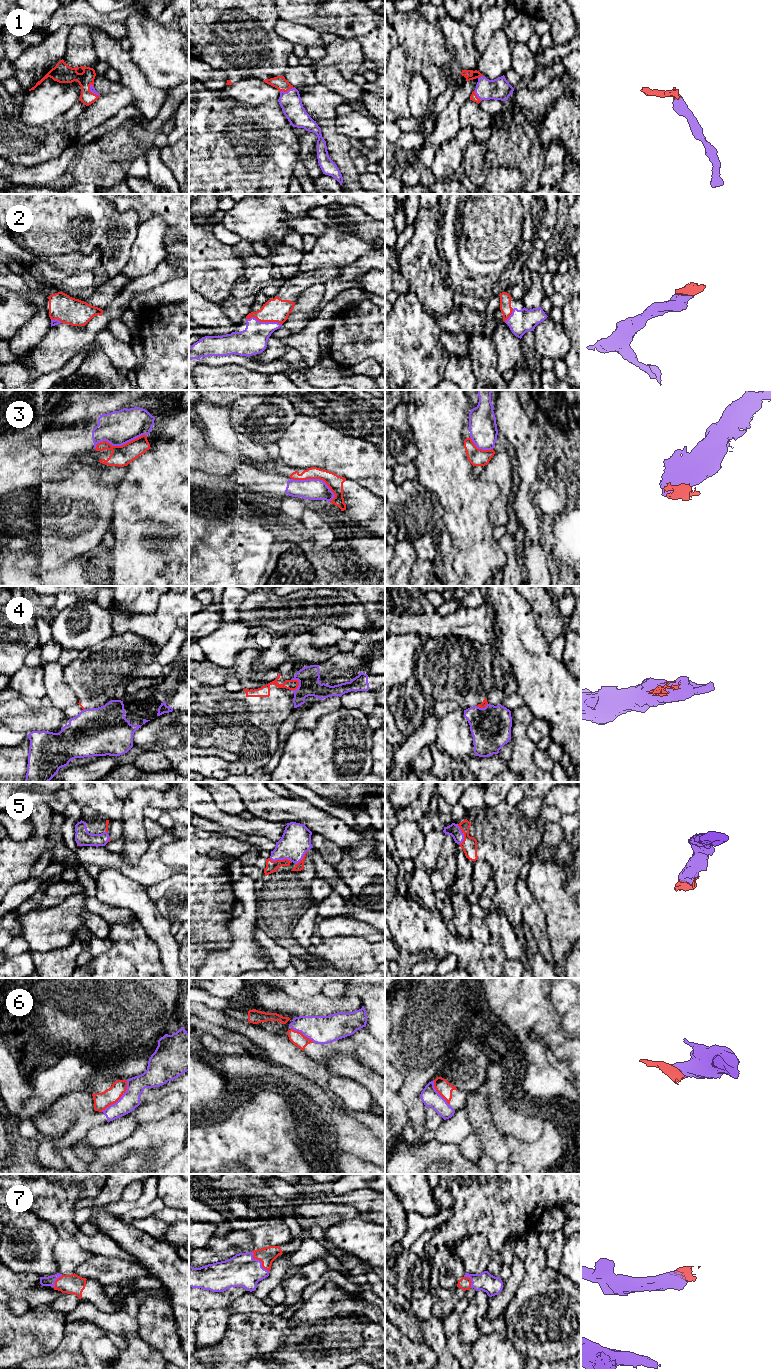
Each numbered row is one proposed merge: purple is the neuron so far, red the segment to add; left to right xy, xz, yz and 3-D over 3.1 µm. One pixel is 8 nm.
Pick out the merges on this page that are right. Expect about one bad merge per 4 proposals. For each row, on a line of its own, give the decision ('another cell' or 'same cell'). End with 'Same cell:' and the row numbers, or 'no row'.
1: same cell
2: same cell
3: another cell
4: another cell
5: same cell
6: another cell
7: same cell
Same cell: 1, 2, 5, 7

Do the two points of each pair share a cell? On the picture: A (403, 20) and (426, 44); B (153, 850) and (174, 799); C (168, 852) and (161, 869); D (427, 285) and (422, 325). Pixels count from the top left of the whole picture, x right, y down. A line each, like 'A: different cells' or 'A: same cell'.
A: same cell
B: different cells
C: different cells
D: different cells

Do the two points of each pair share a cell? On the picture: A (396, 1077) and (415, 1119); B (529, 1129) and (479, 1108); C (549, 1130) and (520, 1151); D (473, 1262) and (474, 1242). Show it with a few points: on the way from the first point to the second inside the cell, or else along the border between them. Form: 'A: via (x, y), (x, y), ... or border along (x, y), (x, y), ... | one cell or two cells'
A: border along (395, 1066), (403, 1077), (403, 1083), (399, 1091) | two cells
B: border along (486, 1094), (491, 1118), (503, 1133) | two cells
C: via (546, 1138), (533, 1151), (528, 1151) | one cell
D: via (474, 1257), (474, 1247) | one cell

